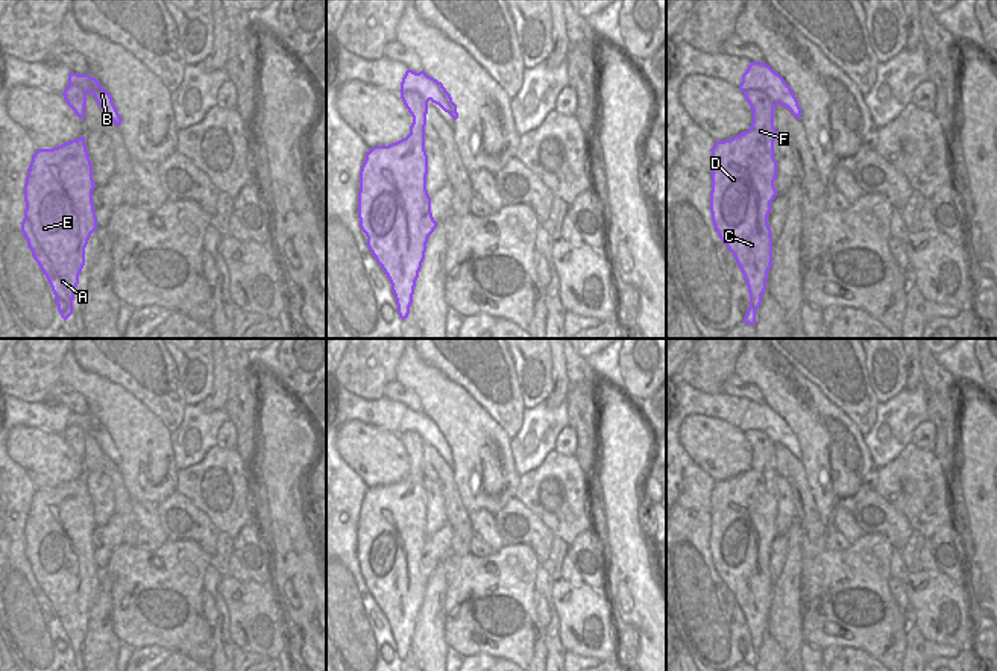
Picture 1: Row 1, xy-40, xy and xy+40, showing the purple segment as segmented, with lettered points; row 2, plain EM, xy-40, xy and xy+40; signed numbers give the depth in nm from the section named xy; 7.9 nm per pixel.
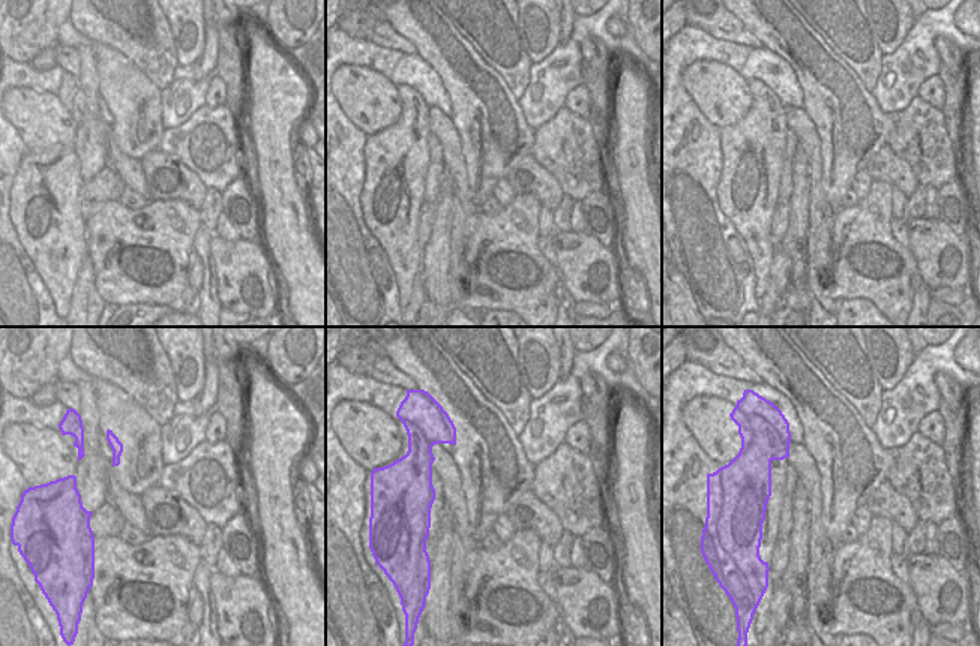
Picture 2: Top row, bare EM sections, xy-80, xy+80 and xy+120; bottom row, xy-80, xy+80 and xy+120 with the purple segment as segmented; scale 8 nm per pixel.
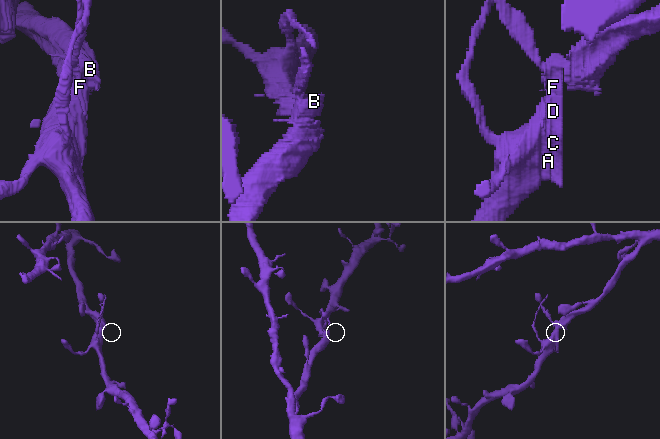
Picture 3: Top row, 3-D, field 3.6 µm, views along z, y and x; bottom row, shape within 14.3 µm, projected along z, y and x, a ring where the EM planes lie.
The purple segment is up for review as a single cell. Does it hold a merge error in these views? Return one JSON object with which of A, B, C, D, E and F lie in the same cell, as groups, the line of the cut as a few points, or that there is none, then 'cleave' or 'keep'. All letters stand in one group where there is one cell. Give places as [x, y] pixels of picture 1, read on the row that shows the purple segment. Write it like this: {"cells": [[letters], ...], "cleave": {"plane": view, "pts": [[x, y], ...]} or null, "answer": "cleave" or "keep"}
{"cells": [["A", "B", "C", "D", "E", "F"]], "cleave": null, "answer": "keep"}

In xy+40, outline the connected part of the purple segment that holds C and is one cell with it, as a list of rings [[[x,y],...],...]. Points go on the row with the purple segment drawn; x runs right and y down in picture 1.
[[[750,62],[739,90],[753,111],[753,123],[748,131],[712,147],[710,213],[747,281],[750,307],[744,323],[754,325],[772,264],[768,216],[777,196],[774,108],[782,105],[798,120],[801,108],[791,87],[765,62]]]

